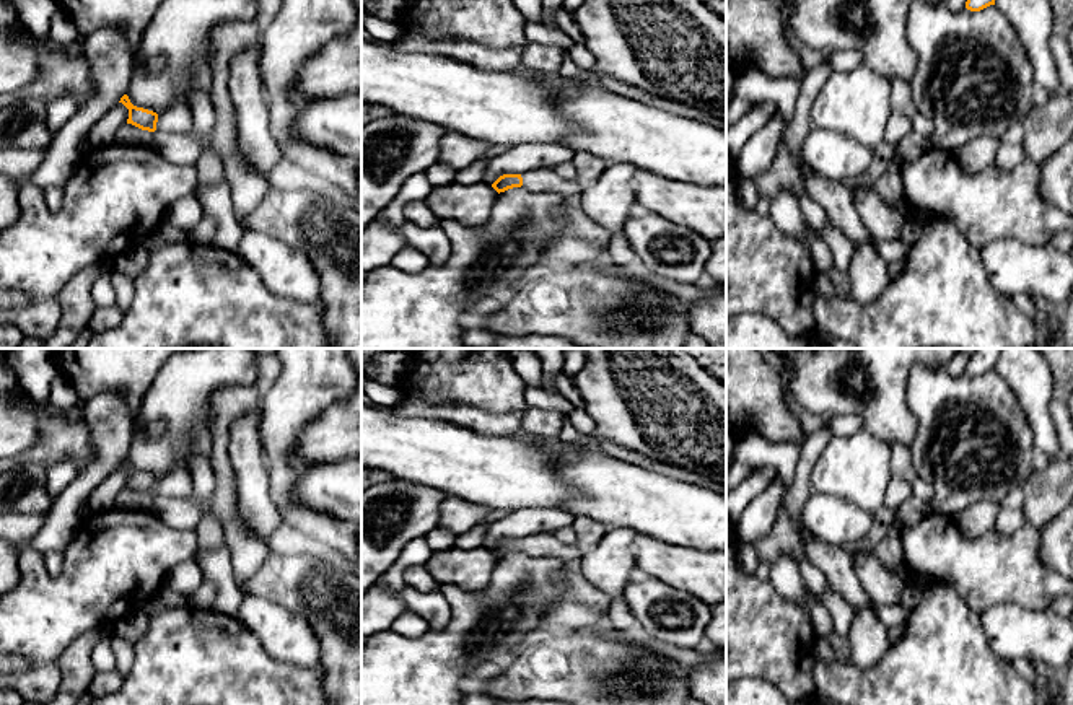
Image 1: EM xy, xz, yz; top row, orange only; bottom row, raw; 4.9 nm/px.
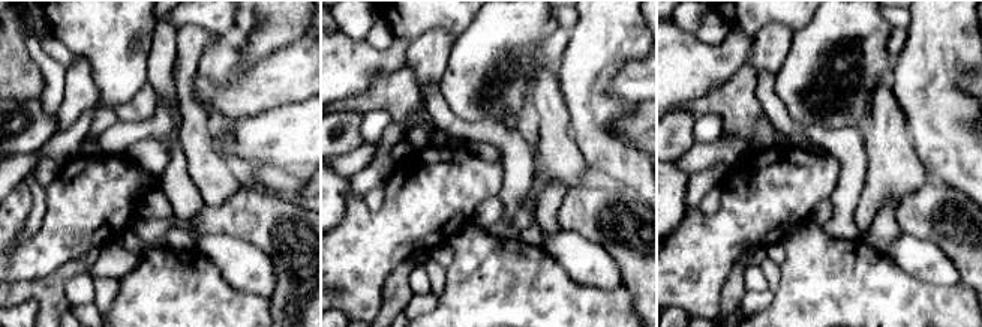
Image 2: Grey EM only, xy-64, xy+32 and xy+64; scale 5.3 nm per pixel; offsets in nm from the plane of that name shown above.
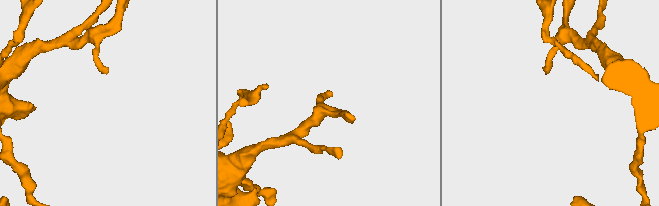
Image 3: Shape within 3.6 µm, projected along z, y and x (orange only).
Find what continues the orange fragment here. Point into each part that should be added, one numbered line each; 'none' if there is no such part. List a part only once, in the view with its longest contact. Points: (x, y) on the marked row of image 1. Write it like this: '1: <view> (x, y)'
1: xy (176, 119)

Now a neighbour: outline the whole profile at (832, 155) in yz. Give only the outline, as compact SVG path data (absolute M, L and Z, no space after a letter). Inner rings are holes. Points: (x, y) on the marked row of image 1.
M812 127L801 147L803 164L816 174L845 184L853 184L869 168L874 148L853 138Z

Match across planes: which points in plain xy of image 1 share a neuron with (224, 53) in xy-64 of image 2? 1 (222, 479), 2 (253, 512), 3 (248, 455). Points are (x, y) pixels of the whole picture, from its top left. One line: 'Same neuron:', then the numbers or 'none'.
Same neuron: 2, 3

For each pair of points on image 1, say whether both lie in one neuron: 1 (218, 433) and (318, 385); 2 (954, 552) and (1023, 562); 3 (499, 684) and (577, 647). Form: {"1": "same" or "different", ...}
{"1": "different", "2": "same", "3": "same"}

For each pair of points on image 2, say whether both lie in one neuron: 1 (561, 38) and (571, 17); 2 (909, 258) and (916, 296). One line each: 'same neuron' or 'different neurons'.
1: different neurons
2: different neurons

